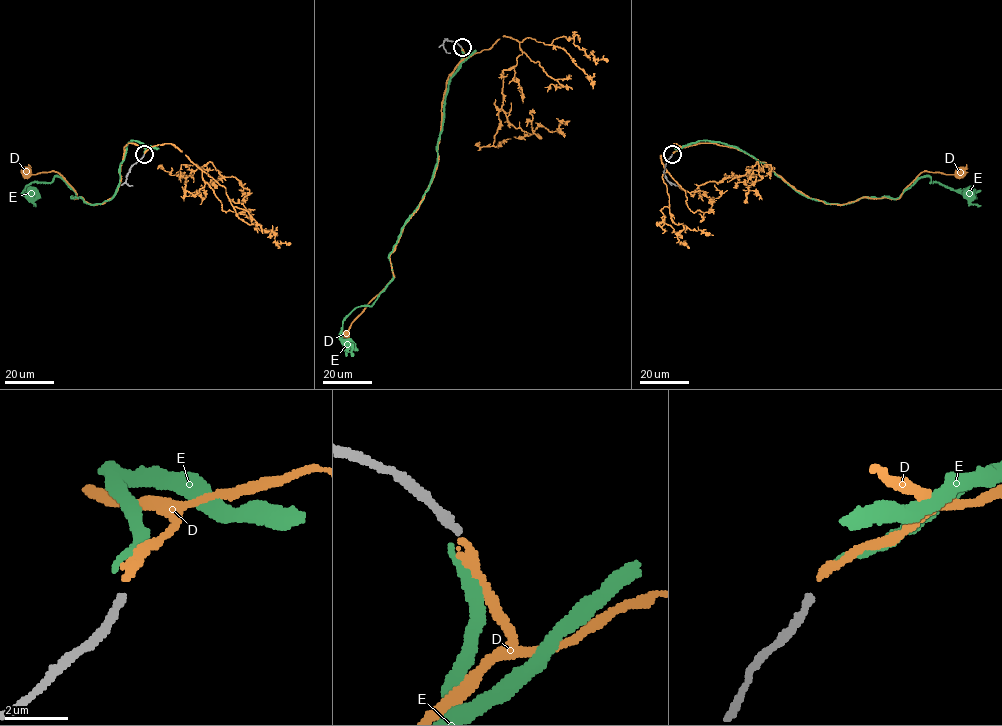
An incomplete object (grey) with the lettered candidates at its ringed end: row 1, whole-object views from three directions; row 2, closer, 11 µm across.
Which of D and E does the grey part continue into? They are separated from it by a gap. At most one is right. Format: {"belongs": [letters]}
{"belongs": ["D"]}

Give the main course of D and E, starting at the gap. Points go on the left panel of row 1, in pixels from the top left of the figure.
D: (144, 153), (139, 145), (124, 147), (120, 184), (103, 204), (72, 198), (73, 187), (56, 171), (26, 172)
E: (143, 152), (135, 141), (126, 145), (119, 184), (103, 203), (71, 198), (58, 176), (30, 190)

